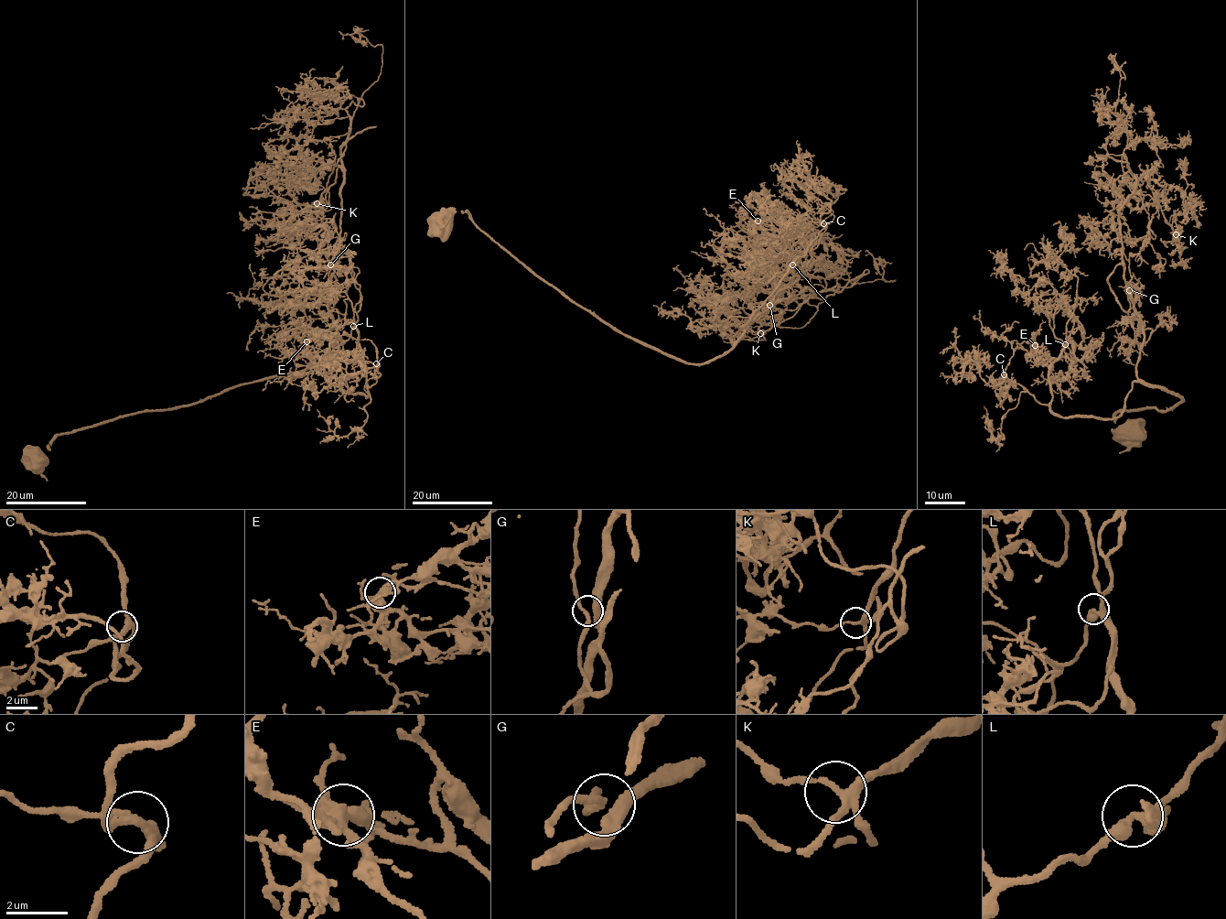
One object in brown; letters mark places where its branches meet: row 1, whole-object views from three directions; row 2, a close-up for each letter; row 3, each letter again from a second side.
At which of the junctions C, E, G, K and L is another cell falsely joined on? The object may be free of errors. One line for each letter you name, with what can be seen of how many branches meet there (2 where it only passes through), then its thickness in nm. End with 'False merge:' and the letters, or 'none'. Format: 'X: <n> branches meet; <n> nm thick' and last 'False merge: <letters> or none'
False merge: none

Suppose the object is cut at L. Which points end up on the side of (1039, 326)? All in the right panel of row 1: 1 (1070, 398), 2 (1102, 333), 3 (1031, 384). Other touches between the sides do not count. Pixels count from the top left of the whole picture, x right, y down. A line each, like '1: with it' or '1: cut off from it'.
1: cut off from it
2: cut off from it
3: cut off from it

